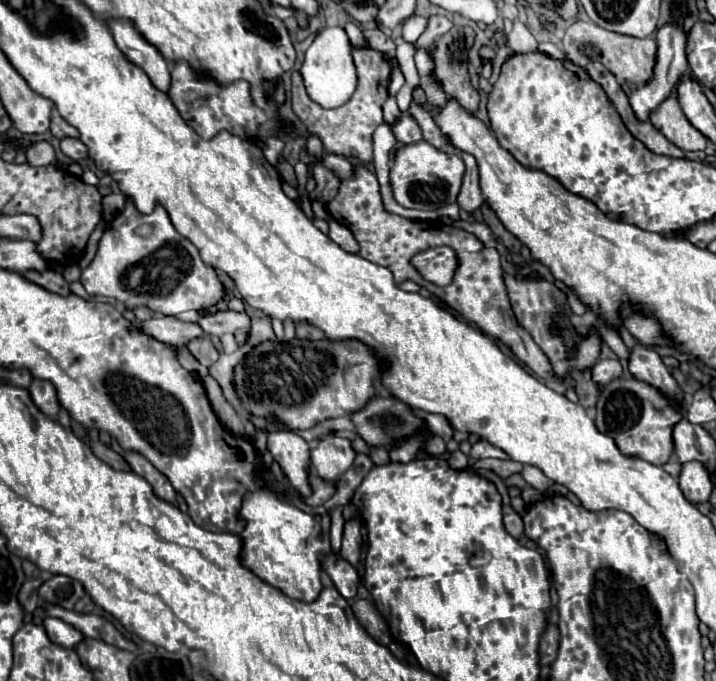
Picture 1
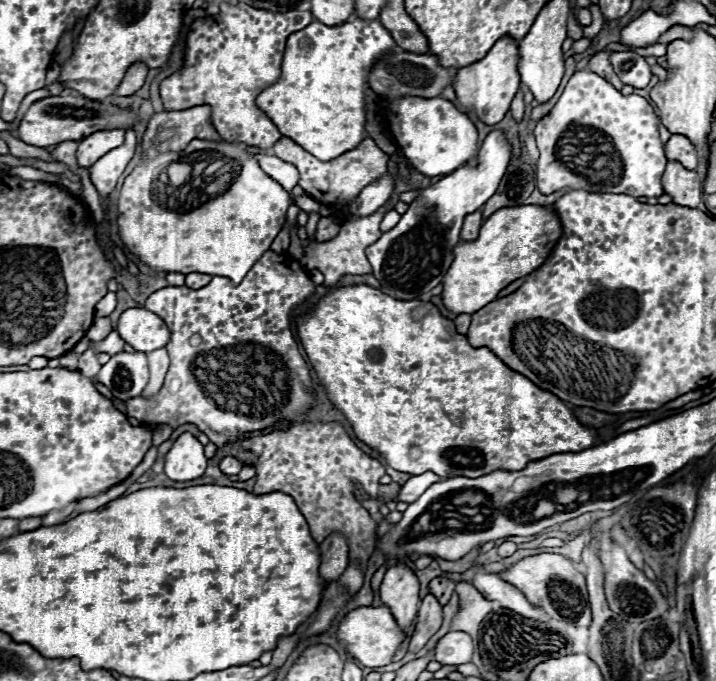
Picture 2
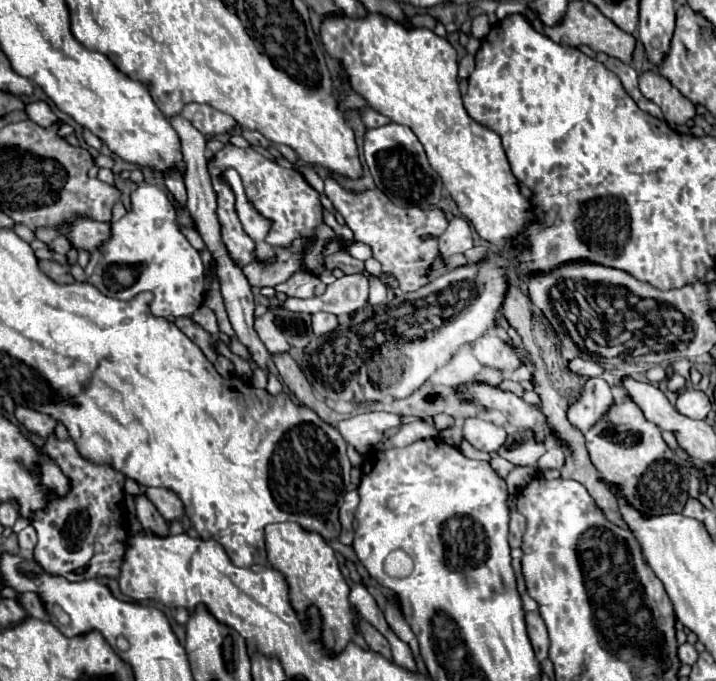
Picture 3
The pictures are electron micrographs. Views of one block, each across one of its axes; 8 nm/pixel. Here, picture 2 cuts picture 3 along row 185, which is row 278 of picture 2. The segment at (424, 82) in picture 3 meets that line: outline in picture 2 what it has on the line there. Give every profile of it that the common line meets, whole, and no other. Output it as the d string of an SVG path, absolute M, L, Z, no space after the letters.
M512 206L500 208L490 216L476 240L462 242L454 248L454 262L442 280L442 302L454 314L474 314L490 304L496 294L510 282L524 278L540 264L562 236L562 226L556 212L548 206Z

